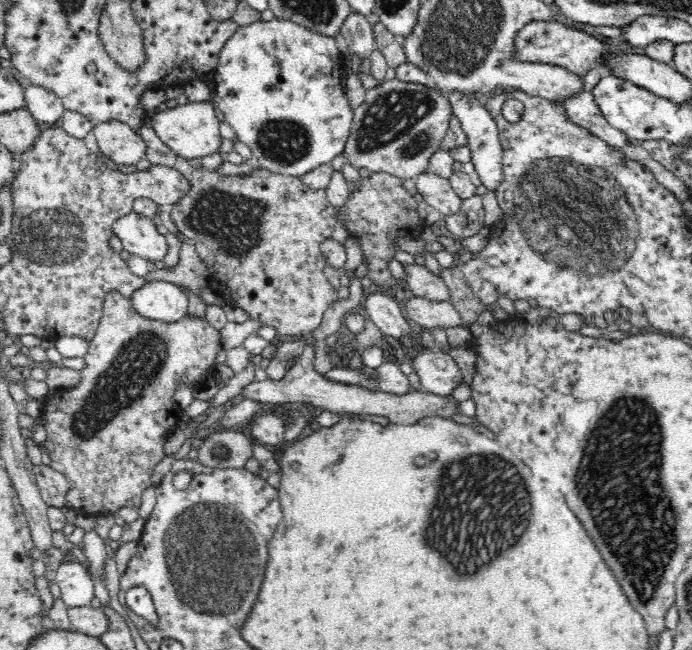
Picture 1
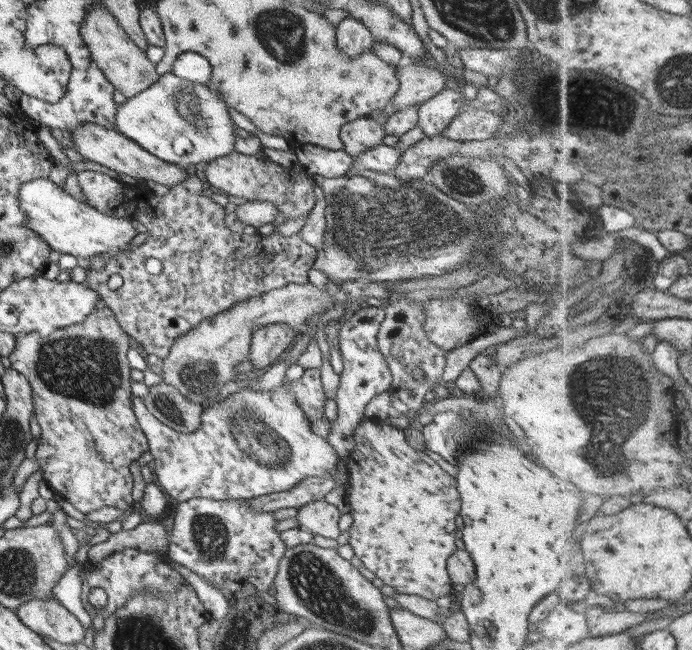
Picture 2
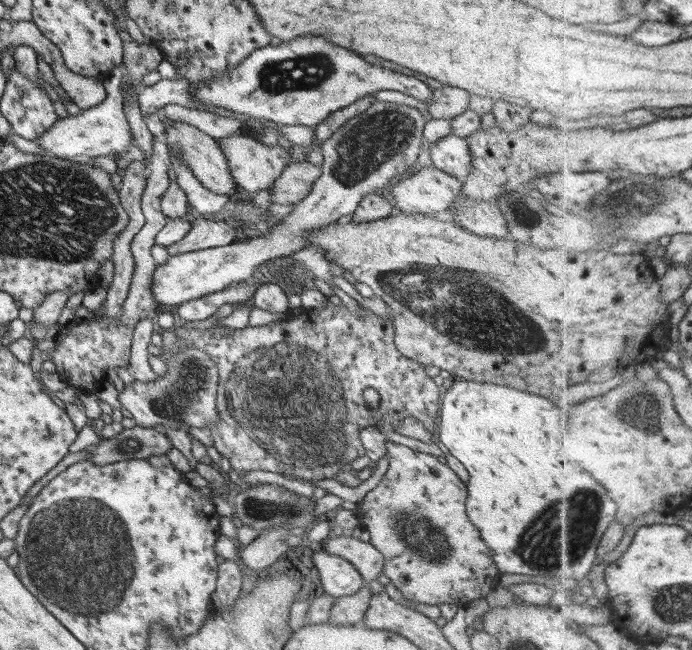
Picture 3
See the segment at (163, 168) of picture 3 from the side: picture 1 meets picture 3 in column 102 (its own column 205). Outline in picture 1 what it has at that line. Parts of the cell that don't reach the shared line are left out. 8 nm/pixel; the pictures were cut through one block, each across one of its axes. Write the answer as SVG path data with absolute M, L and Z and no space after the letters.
M115 290L106 294L103 305L103 315L98 324L98 330L94 334L94 338L90 340L87 353L83 356L85 360L85 369L80 372L80 380L74 384L72 388L62 389L61 391L48 390L46 396L42 399L43 409L40 414L41 422L46 429L46 439L42 444L47 448L50 457L50 466L61 472L68 481L68 492L66 492L66 499L69 506L81 513L95 515L106 512L117 512L123 507L139 509L141 506L142 492L146 488L150 488L152 483L150 476L154 466L164 458L164 440L169 432L177 426L182 425L181 416L183 409L174 401L174 393L179 385L192 384L192 388L200 386L200 384L211 383L212 367L216 366L215 358L220 348L220 333L217 331L204 317L195 317L186 315L178 322L162 322L152 319L144 318L136 313L136 310L131 305L131 300L122 296Z

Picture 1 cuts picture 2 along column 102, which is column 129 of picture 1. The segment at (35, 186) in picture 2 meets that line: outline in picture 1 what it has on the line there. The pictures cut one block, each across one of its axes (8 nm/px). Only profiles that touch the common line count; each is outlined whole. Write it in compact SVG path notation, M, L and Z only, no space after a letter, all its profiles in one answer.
M134 211L124 214L112 225L112 234L122 241L122 249L152 264L166 256L167 238L158 232L154 219L146 215Z

